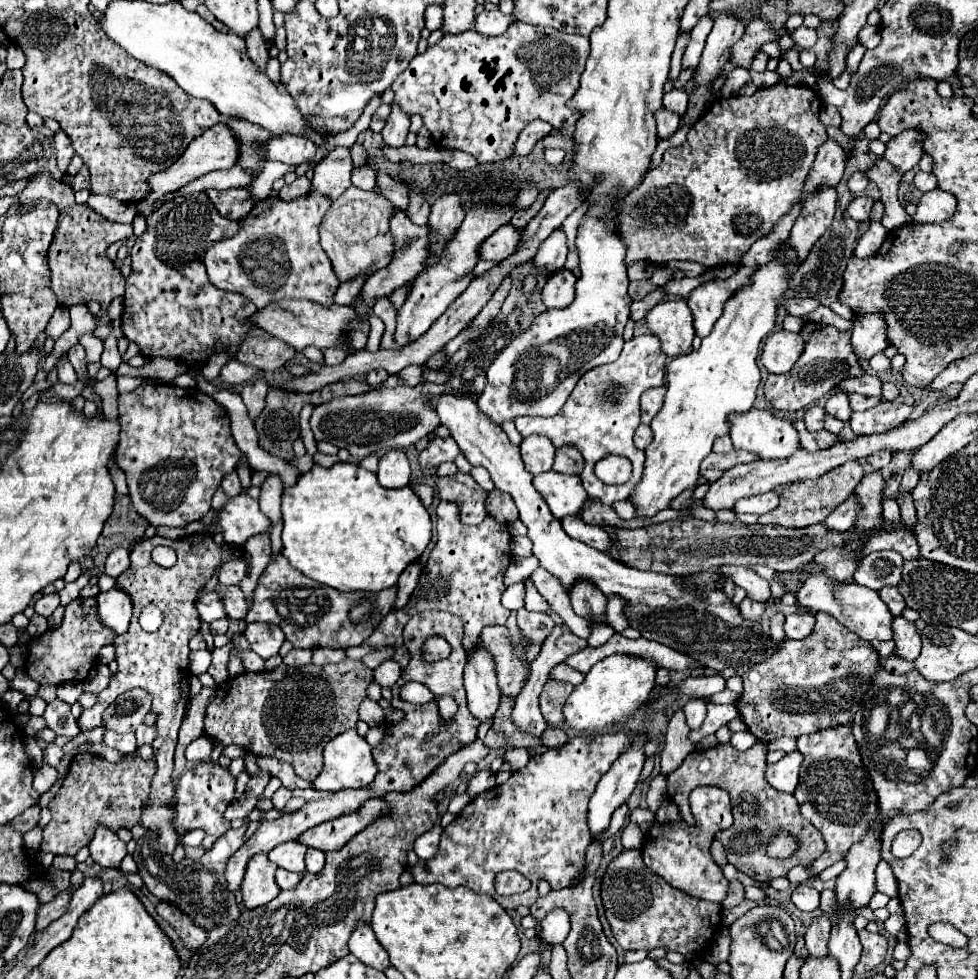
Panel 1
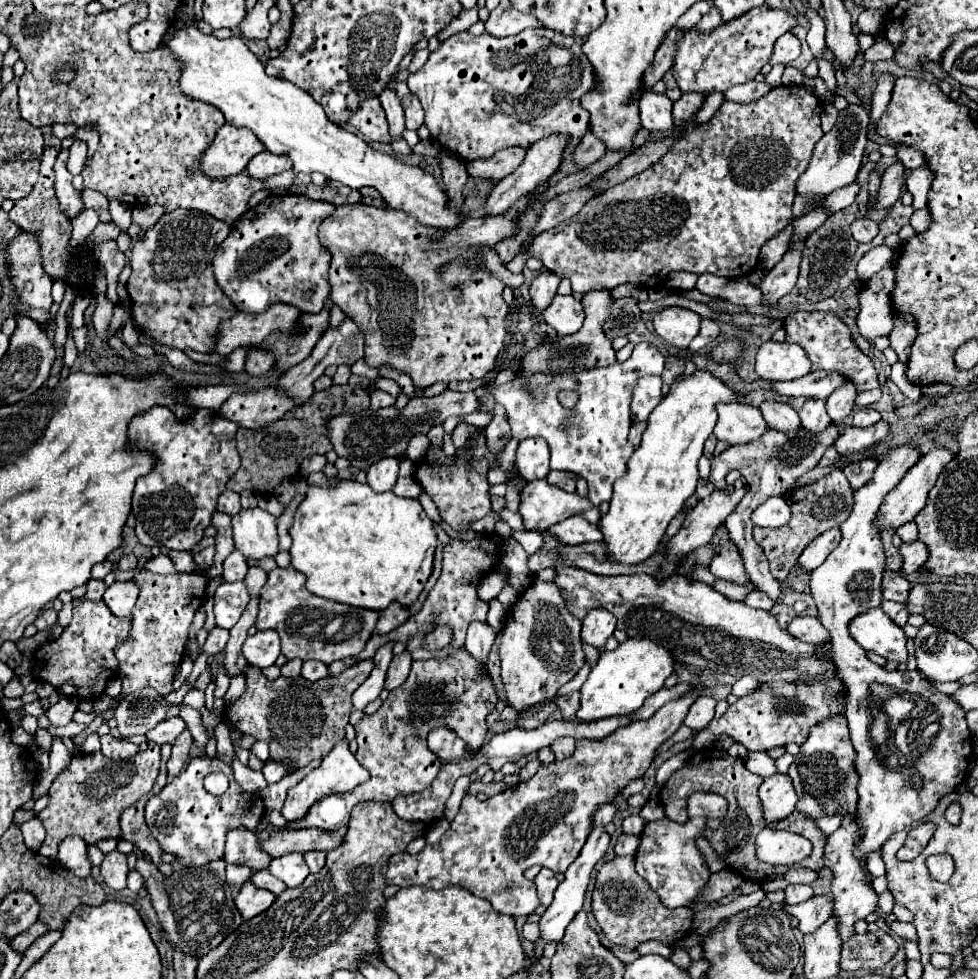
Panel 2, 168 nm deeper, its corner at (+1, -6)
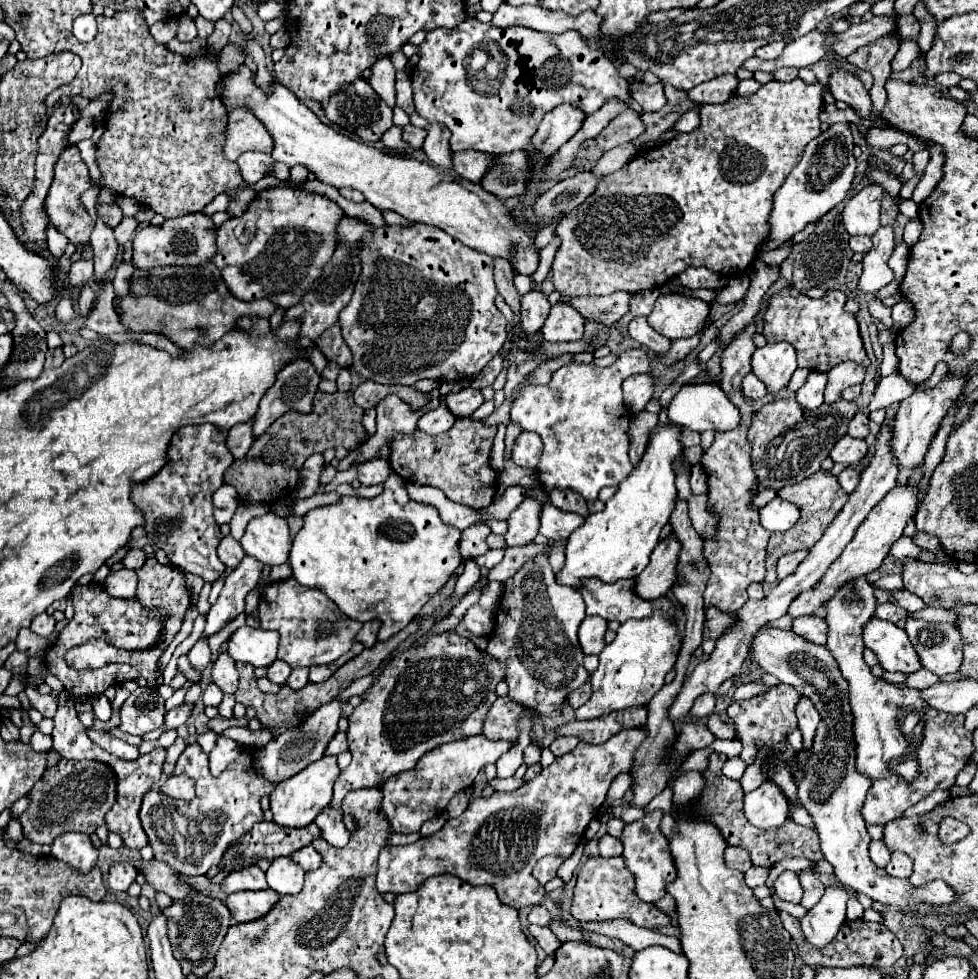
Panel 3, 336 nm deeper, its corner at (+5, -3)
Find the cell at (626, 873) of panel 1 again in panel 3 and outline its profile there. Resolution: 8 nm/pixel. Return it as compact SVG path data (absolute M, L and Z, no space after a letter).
M596 856L582 866L574 888L572 914L580 922L608 922L608 920L624 918L636 926L644 926L650 930L660 930L662 926L670 926L672 922L672 918L664 914L656 904L646 904L636 896L632 874L628 872L622 856L618 858Z

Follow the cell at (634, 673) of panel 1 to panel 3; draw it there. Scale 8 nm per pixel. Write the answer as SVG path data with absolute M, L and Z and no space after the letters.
M648 616L648 620L628 620L624 622L612 644L600 652L600 664L590 674L592 696L586 704L576 710L576 718L590 720L614 710L624 710L630 706L642 706L652 700L652 696L664 686L664 676L674 668L680 650L680 632L676 624L668 624L664 616Z

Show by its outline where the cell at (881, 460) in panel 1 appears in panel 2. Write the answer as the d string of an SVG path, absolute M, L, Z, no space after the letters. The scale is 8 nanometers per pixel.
M862 459L862 461L856 461L856 463L850 463L844 473L852 485L852 489L860 489L864 487L864 483L868 483L868 479L872 479L874 475L874 469L876 469L878 461L876 459Z

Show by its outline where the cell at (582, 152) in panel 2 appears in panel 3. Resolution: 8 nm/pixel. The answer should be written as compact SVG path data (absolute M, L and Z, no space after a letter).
M626 110L620 116L616 116L608 128L604 132L600 132L600 136L596 136L596 146L604 152L626 144L630 140L634 140L636 136L640 136L640 132L644 132L644 124L640 124L640 118L636 112Z

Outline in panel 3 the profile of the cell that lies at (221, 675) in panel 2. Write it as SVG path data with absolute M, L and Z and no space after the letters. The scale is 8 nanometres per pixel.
M210 682L210 684L206 686L204 694L202 694L202 702L204 702L206 706L218 706L222 698L224 698L224 692L222 692L214 682Z

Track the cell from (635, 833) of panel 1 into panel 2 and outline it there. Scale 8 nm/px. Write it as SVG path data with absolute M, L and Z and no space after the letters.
M622 833L622 835L616 839L616 845L614 845L616 857L620 857L620 855L634 855L636 849L638 849L638 843L640 843L640 839L638 839L636 835L626 835L626 833Z

